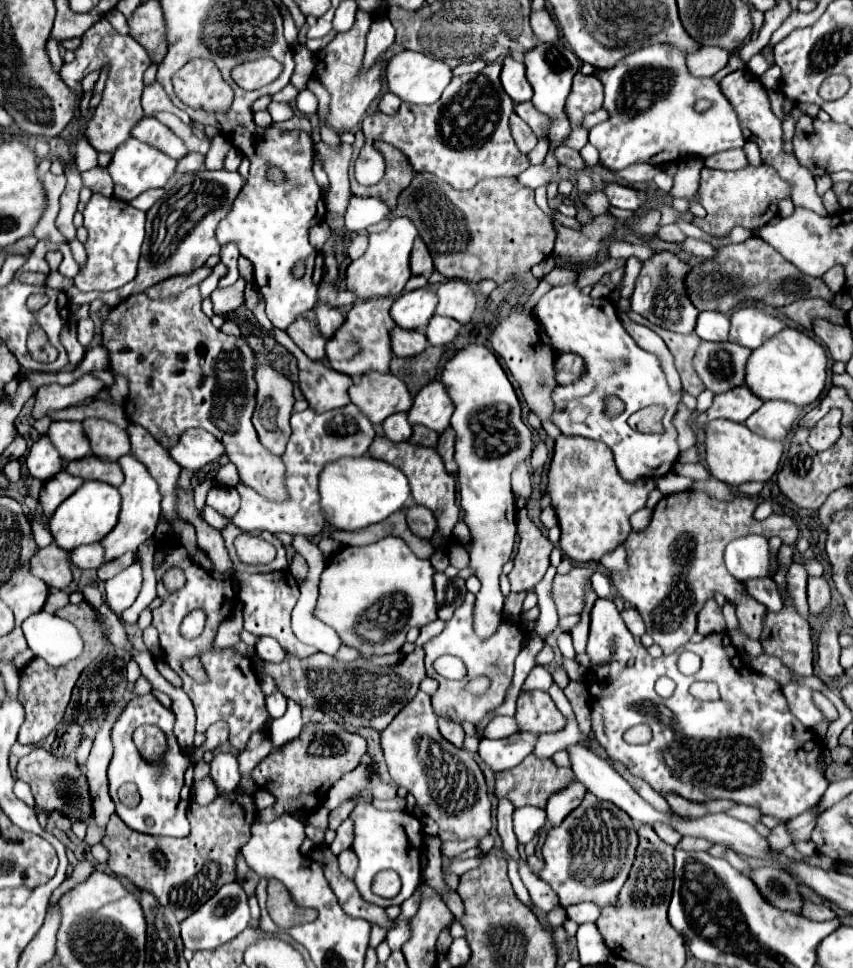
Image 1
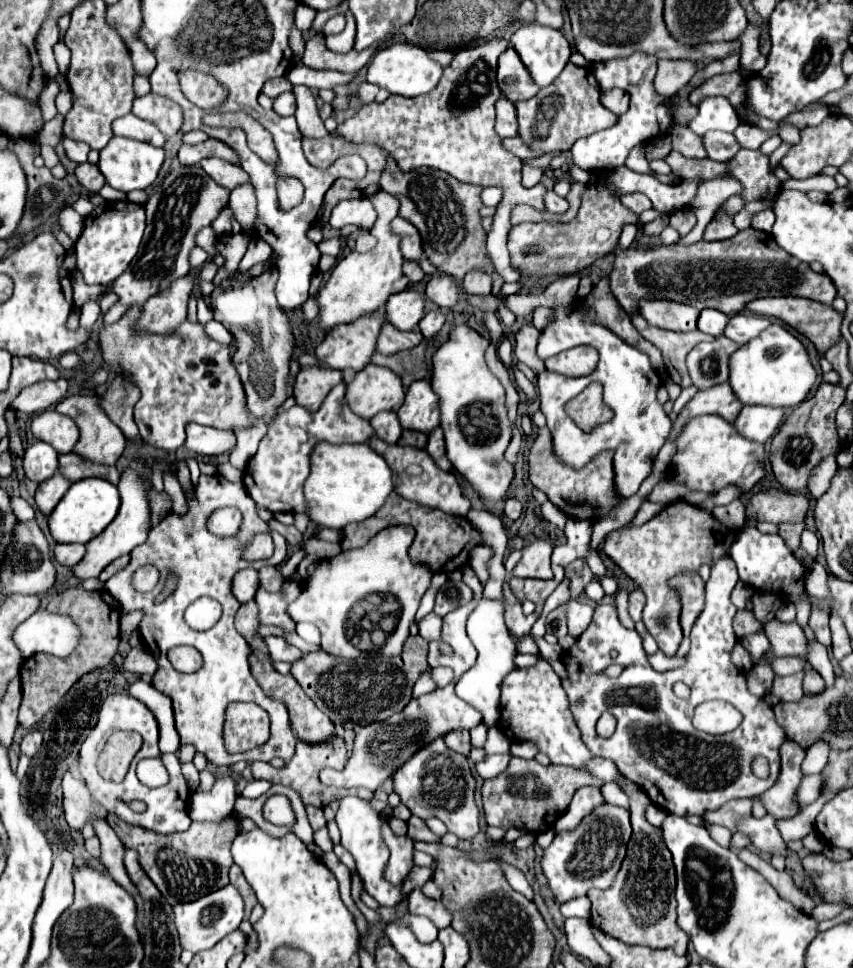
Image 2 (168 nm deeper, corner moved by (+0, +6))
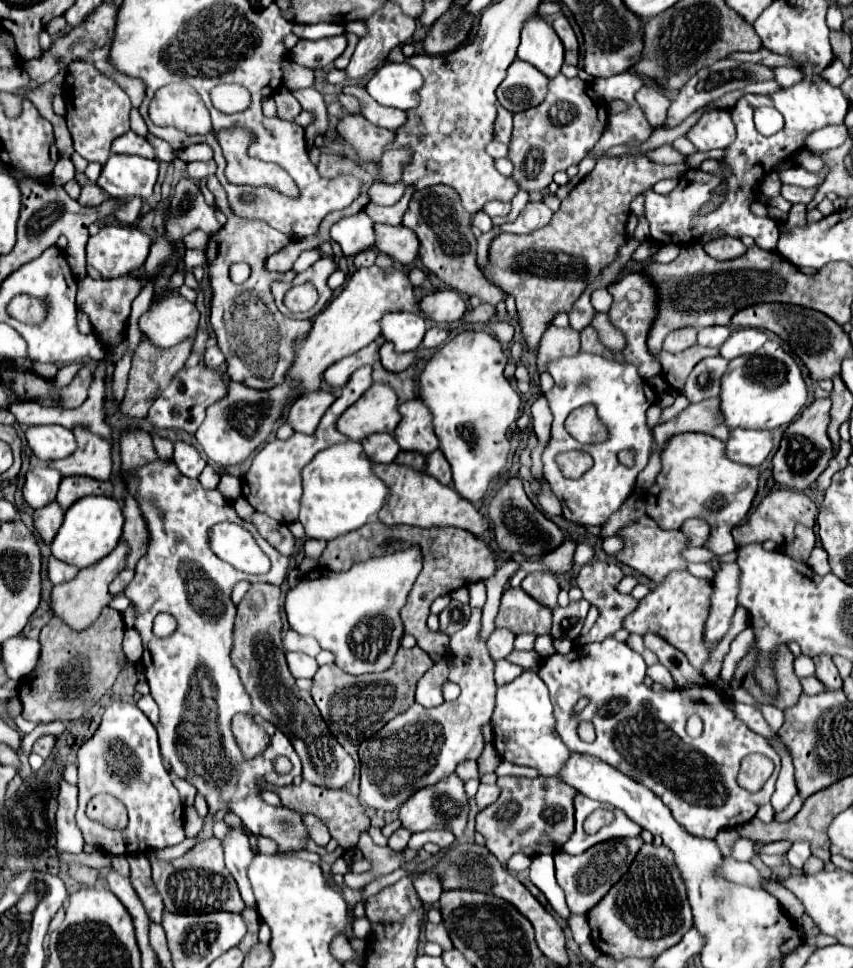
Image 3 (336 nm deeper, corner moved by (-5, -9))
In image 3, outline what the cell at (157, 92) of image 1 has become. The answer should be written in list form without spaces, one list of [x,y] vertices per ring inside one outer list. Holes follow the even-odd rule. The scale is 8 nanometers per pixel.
[[[147,134],[147,140],[153,144],[159,162],[171,162],[175,158],[175,150],[165,140],[161,140],[161,138],[153,136],[153,134]]]

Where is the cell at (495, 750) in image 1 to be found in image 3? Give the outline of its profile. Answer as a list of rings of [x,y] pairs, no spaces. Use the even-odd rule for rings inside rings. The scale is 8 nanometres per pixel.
[[[479,784],[479,790],[477,790],[477,794],[475,794],[475,802],[477,802],[477,806],[479,808],[485,808],[485,806],[489,806],[489,804],[493,804],[493,800],[497,800],[497,796],[499,796],[499,786],[489,786],[489,784]]]

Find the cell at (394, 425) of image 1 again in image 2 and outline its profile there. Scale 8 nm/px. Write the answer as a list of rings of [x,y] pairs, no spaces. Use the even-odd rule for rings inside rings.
[[[392,411],[378,413],[374,419],[370,419],[370,425],[374,429],[374,435],[382,441],[388,441],[388,443],[396,443],[402,435],[400,421],[398,421],[396,413],[392,413]]]

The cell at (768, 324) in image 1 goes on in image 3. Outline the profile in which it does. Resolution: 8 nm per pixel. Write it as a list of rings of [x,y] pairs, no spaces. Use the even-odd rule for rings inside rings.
[[[737,328],[729,336],[729,340],[721,346],[721,356],[727,358],[727,360],[733,360],[737,356],[753,354],[767,340],[769,340],[769,336],[763,330],[759,330],[759,328]]]

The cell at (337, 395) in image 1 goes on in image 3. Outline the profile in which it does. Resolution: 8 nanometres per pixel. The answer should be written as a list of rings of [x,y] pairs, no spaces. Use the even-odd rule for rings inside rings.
[[[313,390],[301,394],[289,408],[287,422],[293,426],[295,432],[313,434],[323,418],[325,410],[335,402],[335,396],[325,390]]]

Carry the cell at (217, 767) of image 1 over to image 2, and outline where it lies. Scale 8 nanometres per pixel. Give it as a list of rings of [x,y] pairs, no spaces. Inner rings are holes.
[[[224,775],[214,783],[210,793],[194,793],[188,803],[188,813],[192,821],[226,821],[232,817],[236,801],[236,781],[232,775]]]

